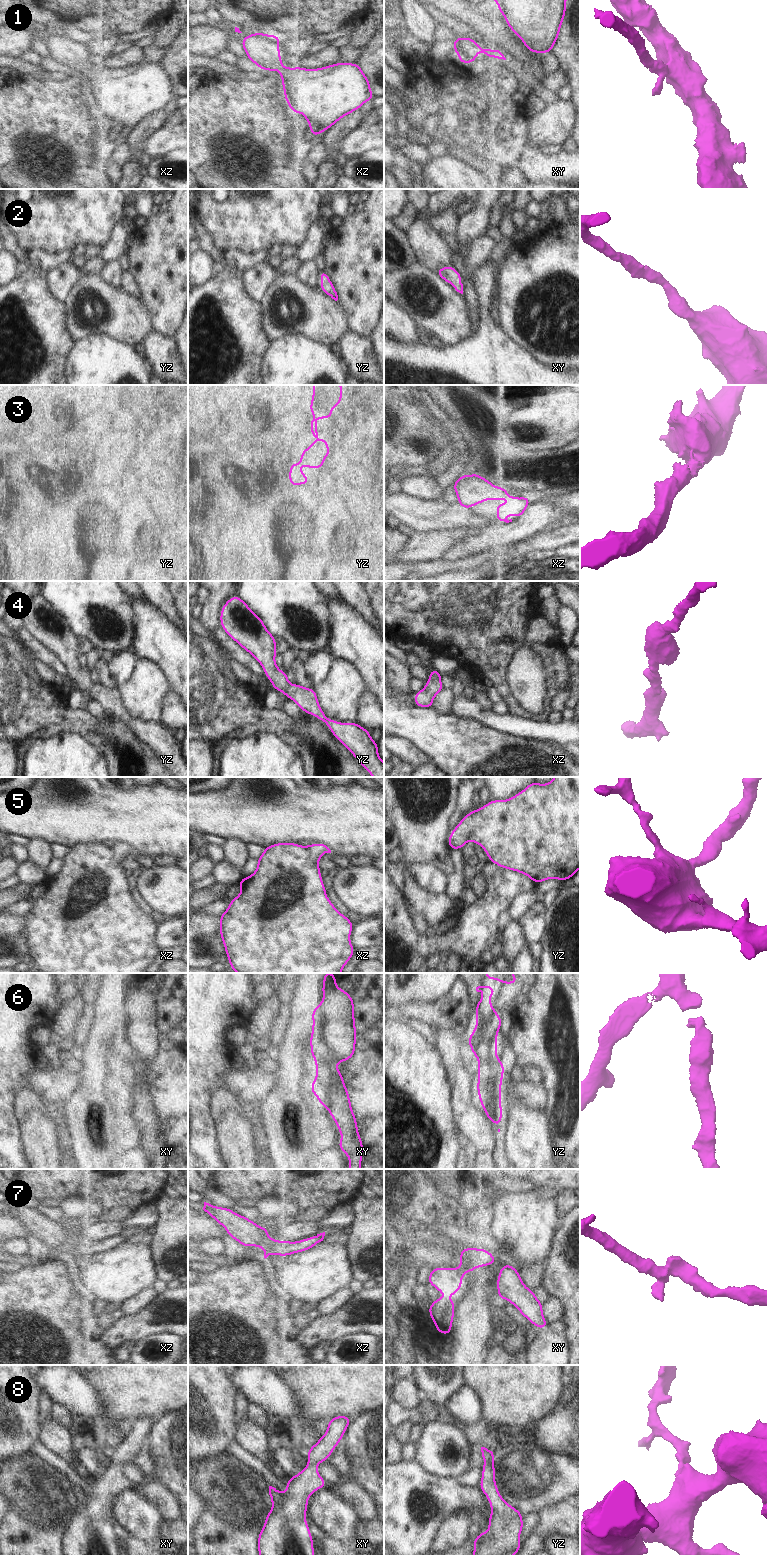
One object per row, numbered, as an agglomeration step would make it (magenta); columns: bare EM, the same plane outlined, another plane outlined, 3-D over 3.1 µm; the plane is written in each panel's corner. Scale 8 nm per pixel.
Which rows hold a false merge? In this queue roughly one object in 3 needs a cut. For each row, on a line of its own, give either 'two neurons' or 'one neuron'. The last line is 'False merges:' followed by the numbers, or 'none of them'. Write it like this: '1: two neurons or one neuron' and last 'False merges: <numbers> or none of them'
1: one neuron
2: one neuron
3: one neuron
4: one neuron
5: one neuron
6: one neuron
7: two neurons
8: one neuron
False merges: 7

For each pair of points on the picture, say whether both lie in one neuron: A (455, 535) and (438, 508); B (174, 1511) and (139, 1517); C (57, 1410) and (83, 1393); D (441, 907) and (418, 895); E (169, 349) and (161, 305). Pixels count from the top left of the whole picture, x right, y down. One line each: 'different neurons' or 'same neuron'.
A: different neurons
B: different neurons
C: different neurons
D: same neuron
E: different neurons

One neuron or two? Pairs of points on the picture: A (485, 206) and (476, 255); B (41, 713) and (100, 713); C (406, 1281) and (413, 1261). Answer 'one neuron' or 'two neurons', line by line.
A: two neurons
B: two neurons
C: two neurons

